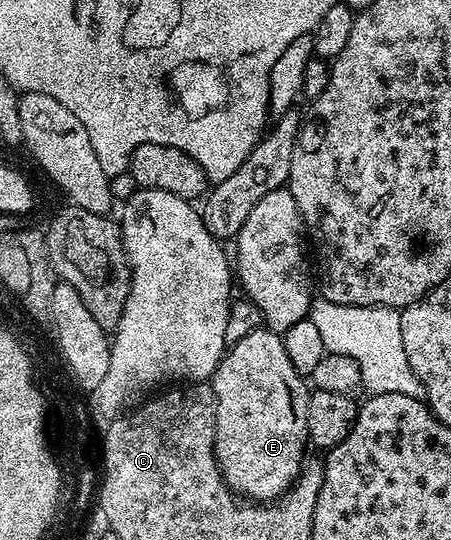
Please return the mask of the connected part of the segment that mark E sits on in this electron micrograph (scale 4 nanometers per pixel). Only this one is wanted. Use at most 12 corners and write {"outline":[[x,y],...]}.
{"outline":[[261,327],[210,378],[216,461],[272,503],[306,460],[309,386]]}

